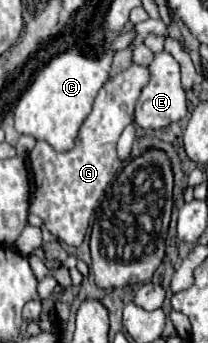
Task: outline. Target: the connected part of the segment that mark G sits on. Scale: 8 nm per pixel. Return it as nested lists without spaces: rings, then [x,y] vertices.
[[[133,65],[131,69],[109,79],[99,89],[93,111],[81,125],[75,149],[59,153],[51,145],[39,141],[29,155],[35,181],[35,195],[29,213],[41,217],[44,226],[65,245],[79,247],[83,243],[87,227],[100,206],[105,189],[123,167],[115,145],[123,129],[133,121],[133,109],[141,89],[147,85],[147,79],[149,71],[141,65]]]

